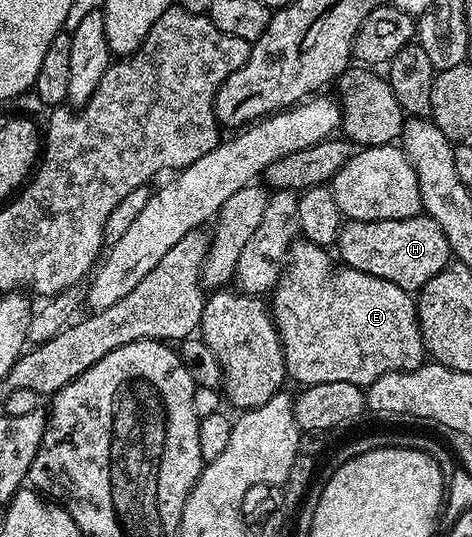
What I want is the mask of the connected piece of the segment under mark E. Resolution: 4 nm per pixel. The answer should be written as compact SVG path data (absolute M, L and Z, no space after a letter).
M299 238L292 244L289 259L282 269L279 283L275 285L271 298L269 307L275 322L275 328L279 331L279 340L283 344L283 357L285 358L287 374L292 381L295 379L299 386L320 384L321 382L353 382L360 386L366 386L377 382L377 378L381 378L381 374L408 372L414 368L421 367L425 363L425 349L423 347L421 326L419 325L419 310L416 297L393 282L385 282L373 274L365 274L361 270L349 267L336 259L328 249L315 244L312 240Z

